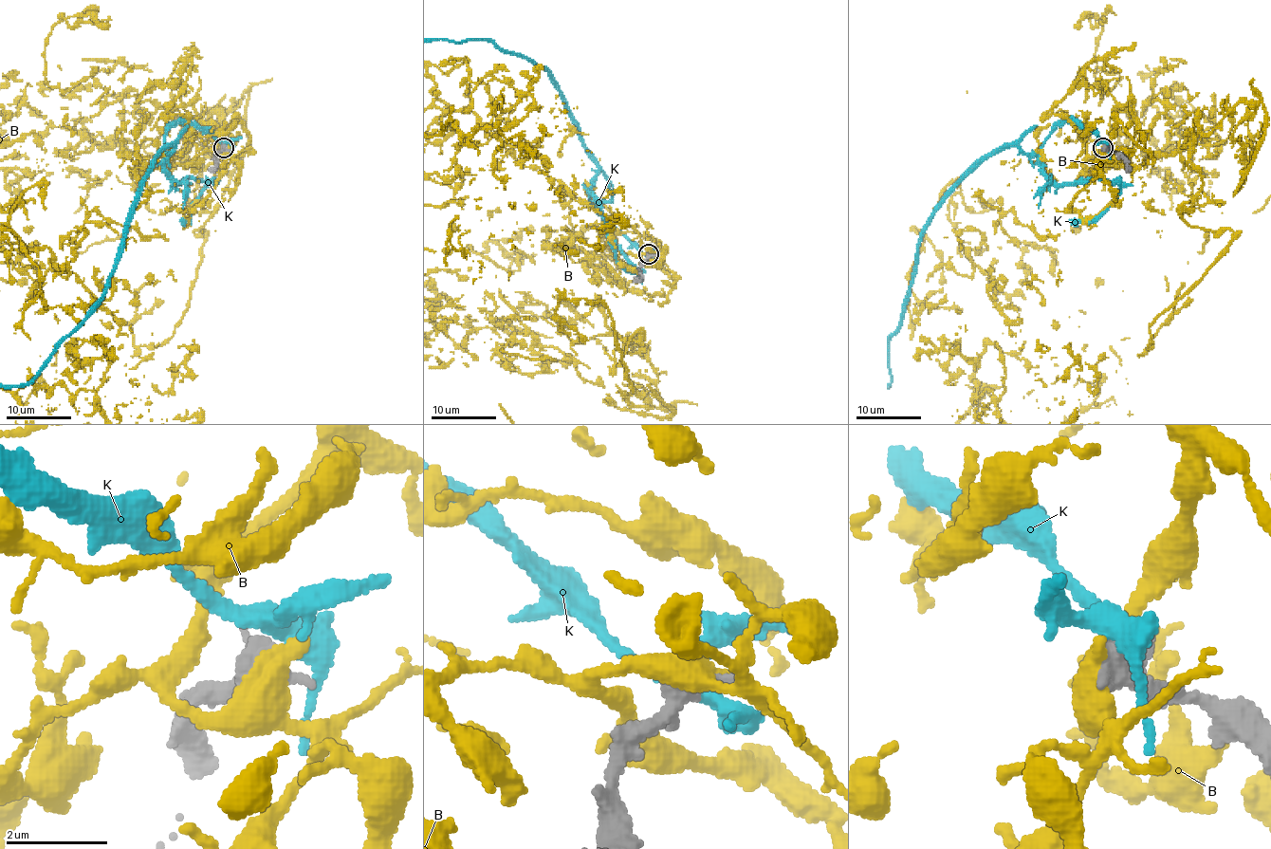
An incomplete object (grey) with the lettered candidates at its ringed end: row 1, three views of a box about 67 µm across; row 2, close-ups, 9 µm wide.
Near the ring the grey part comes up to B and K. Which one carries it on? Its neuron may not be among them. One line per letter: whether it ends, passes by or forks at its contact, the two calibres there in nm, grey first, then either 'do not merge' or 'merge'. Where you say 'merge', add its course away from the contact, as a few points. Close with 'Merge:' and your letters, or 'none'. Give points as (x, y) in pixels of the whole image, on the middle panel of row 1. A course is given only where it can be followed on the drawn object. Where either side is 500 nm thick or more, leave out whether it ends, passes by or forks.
B: it passes by | 460/480 nm | do not merge
K: it forks | 420/380 nm | do not merge
Merge: none

